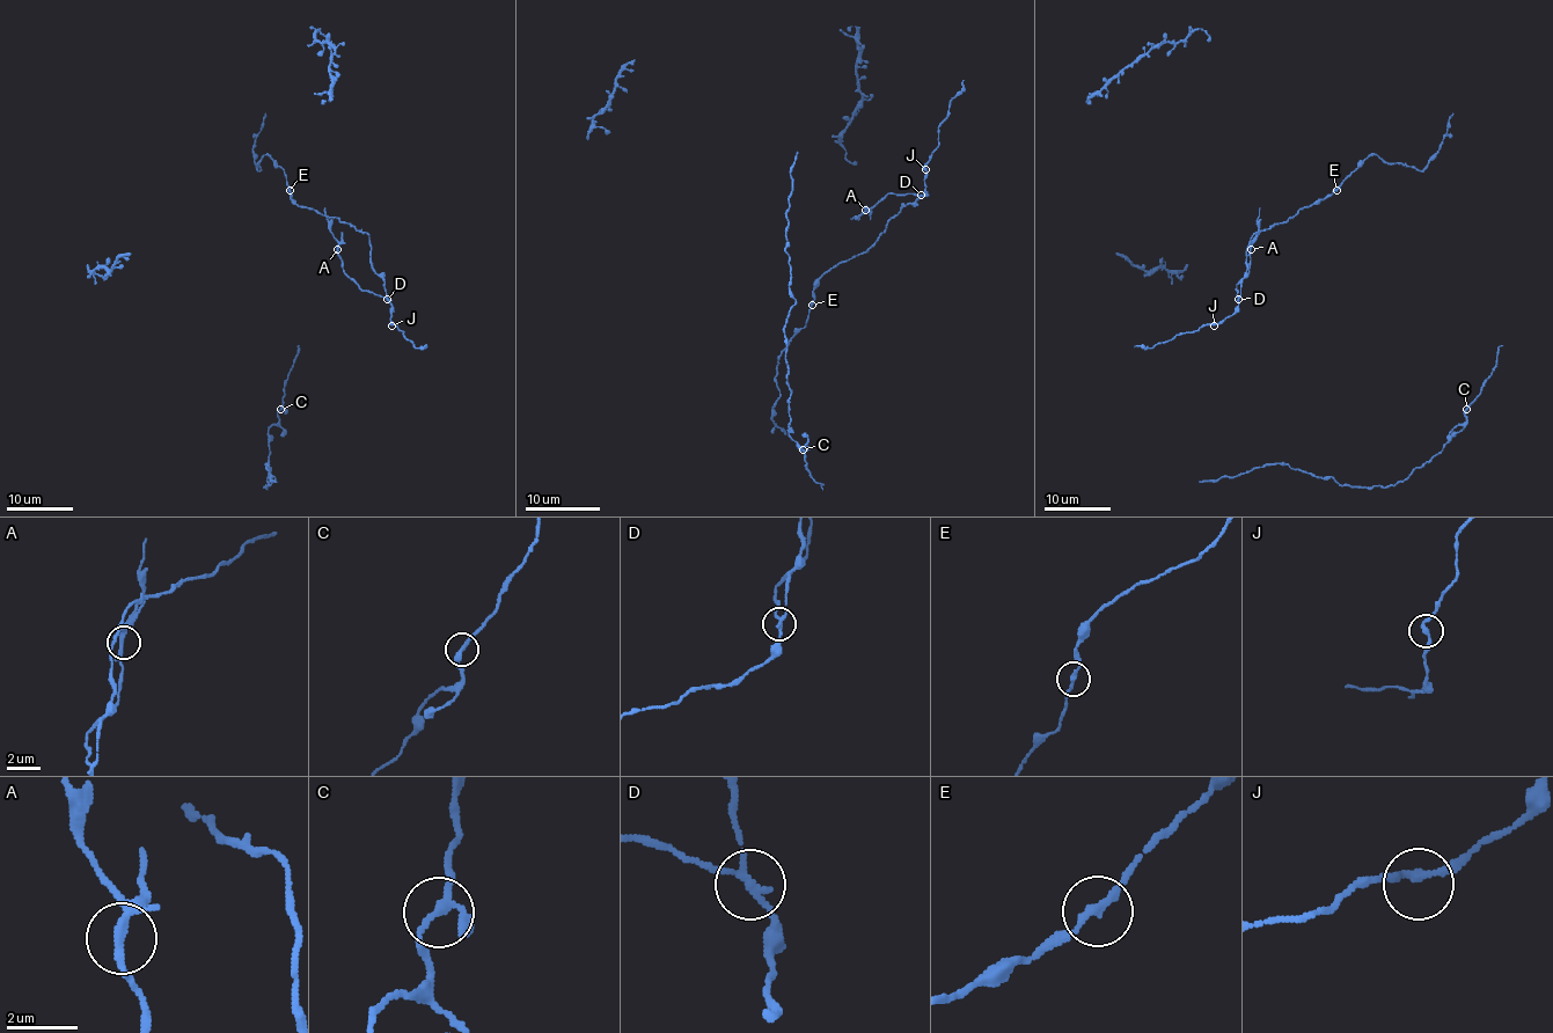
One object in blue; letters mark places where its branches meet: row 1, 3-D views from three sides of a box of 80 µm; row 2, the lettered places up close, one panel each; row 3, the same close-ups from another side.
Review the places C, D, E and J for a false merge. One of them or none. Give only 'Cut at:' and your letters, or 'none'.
Cut at: D

